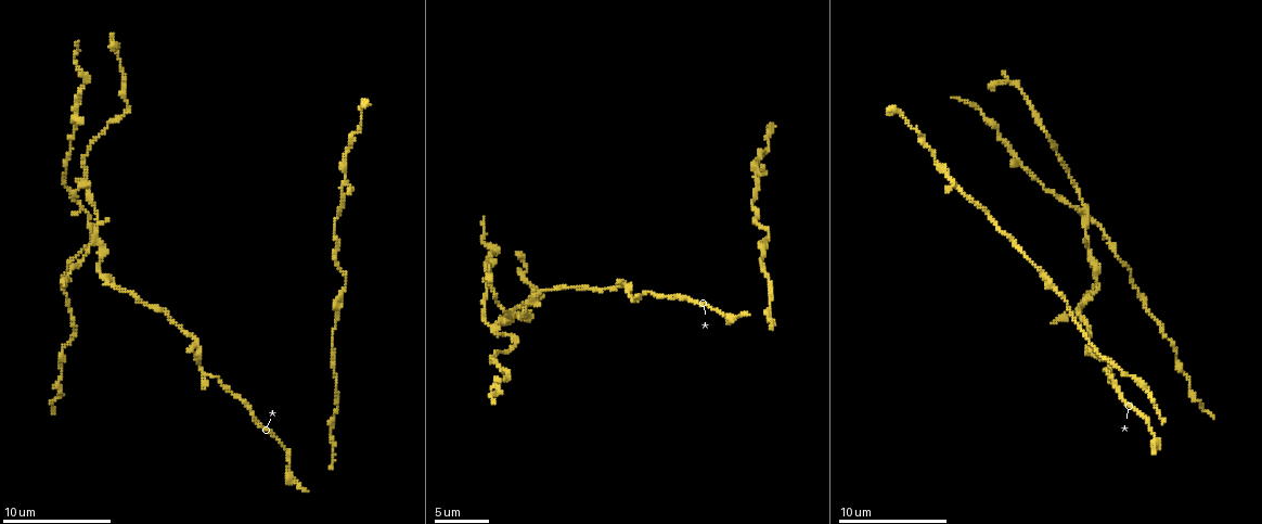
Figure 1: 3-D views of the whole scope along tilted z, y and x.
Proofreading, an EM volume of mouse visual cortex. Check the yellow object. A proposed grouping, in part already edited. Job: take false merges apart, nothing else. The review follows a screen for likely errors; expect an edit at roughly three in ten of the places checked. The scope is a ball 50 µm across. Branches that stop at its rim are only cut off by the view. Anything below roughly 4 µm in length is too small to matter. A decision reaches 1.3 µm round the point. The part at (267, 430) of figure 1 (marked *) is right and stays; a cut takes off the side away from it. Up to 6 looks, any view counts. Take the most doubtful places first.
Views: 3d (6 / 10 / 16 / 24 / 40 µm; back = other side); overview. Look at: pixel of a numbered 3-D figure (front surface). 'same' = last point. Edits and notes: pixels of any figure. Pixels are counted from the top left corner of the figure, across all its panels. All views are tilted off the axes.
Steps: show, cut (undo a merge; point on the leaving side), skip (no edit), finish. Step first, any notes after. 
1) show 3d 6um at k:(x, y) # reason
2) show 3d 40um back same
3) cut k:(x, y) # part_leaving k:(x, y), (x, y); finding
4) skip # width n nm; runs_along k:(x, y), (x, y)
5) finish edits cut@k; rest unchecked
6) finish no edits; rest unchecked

show 3d 16um at 1:(93, 243) # side arm on a straight run

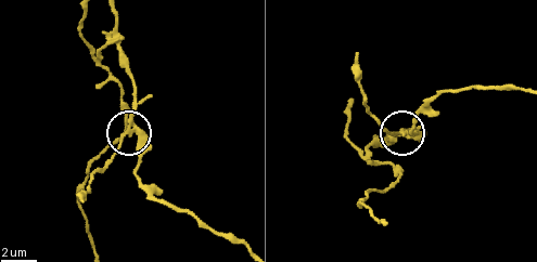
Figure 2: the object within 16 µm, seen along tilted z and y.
show 3d 6um at 2:(401, 133)

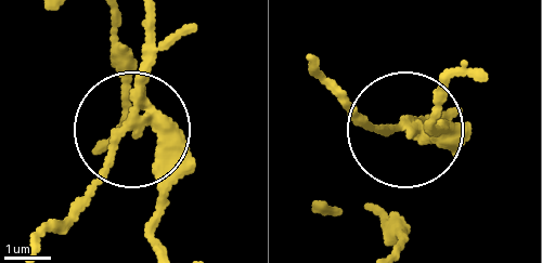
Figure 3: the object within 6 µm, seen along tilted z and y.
cut 3:(117, 147) # arms 3; part_leaving 3:(139, 86), (111, 167), (39, 247); two neurons meet here

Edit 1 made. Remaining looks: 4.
show 3d 10um at 1:(505, 322) # four arms meet

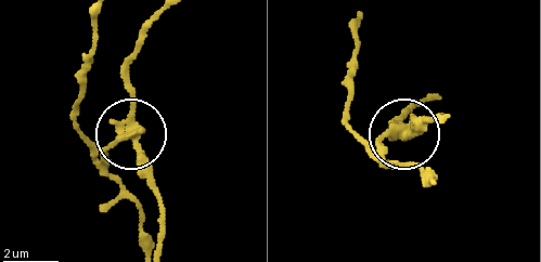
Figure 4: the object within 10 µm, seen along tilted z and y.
cut 4:(101, 157) # part_leaving 4:(406, 138), (384, 141), (385, 157), (429, 180); two neurons meet here

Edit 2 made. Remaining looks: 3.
show overview

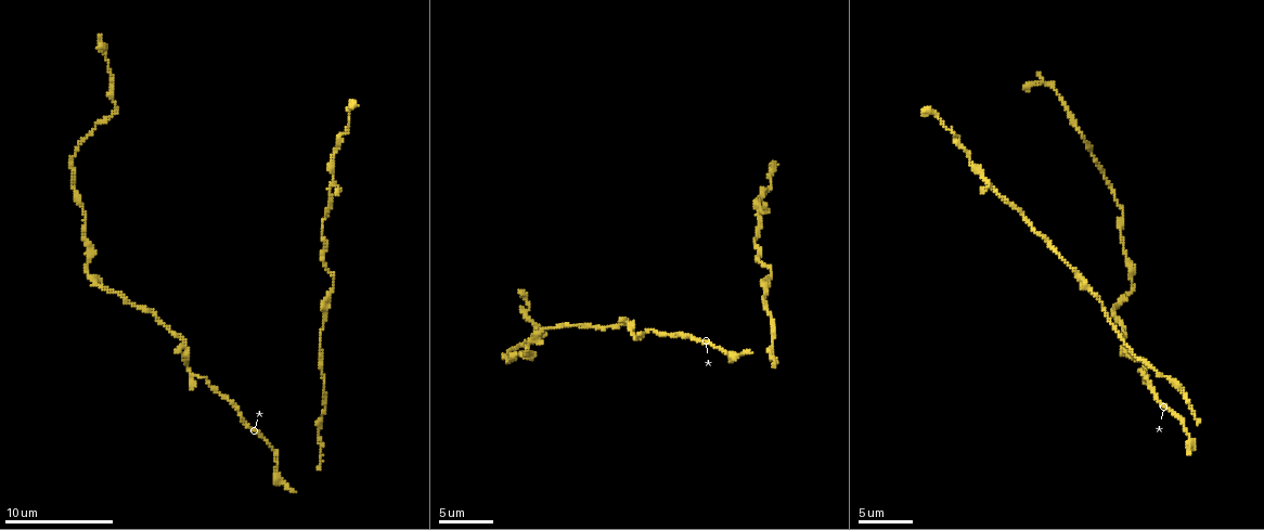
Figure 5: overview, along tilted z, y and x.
show 3d 10um at 5:(188, 370) # three-way junction

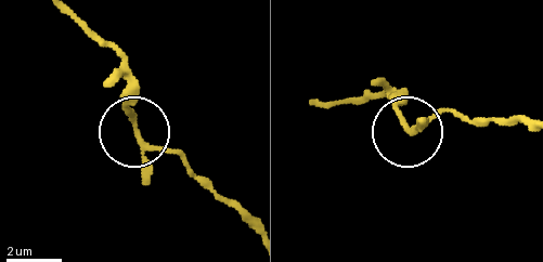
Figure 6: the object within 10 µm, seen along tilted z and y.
skip # arms 3; all the same neuron

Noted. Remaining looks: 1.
finish edits cut@3, cut@4; rest unchecked

